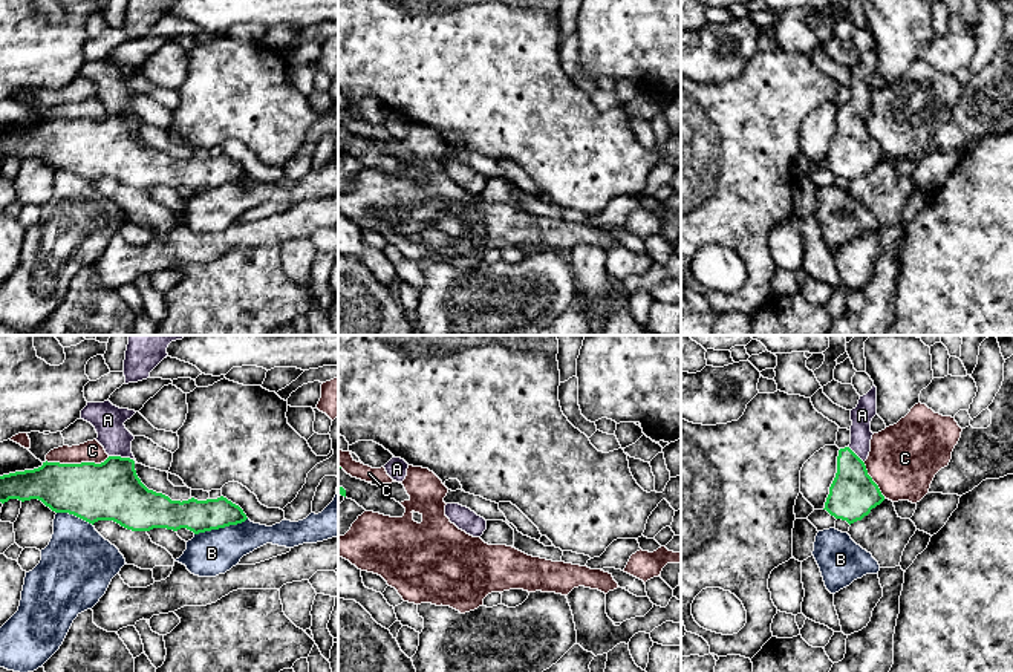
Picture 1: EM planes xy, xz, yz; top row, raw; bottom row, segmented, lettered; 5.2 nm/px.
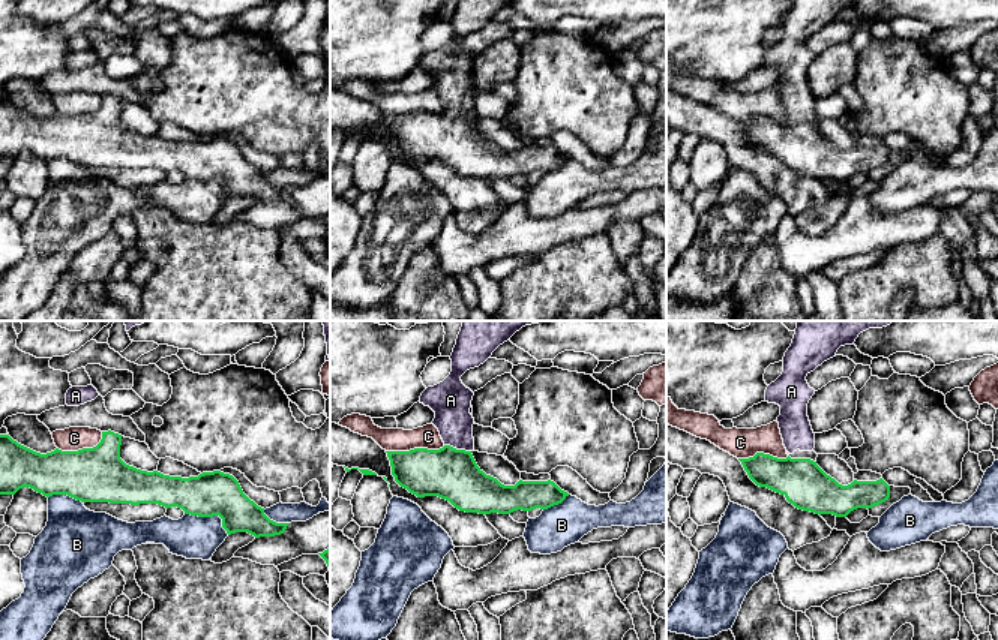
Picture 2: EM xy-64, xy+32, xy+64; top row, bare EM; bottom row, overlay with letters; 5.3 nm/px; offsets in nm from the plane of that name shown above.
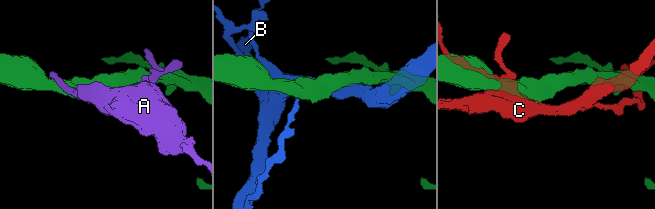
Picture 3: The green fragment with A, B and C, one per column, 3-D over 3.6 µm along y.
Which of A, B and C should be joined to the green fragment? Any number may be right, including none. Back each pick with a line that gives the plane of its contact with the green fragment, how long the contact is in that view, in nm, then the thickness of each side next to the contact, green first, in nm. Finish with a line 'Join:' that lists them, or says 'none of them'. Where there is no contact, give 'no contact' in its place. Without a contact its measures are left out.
A: contact in xy; length 150 nm; calibres 300 and 160 nm
Join: A

